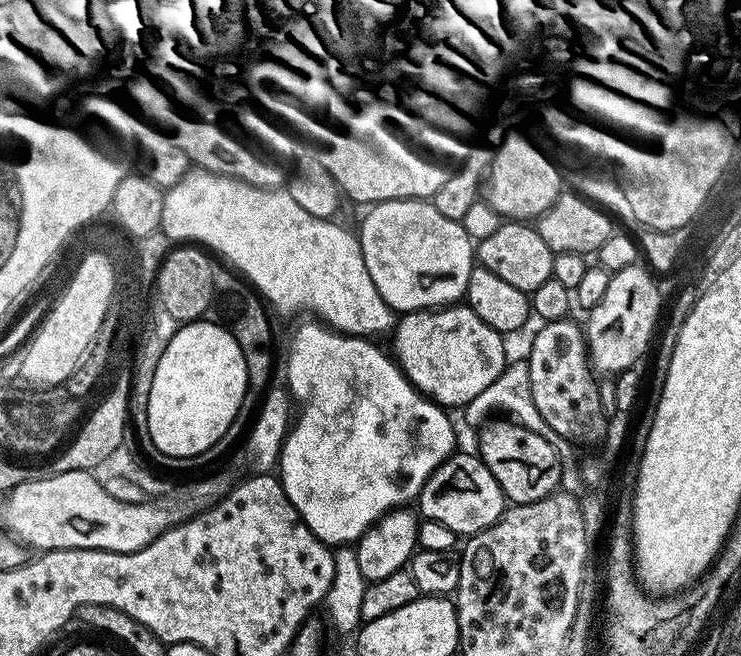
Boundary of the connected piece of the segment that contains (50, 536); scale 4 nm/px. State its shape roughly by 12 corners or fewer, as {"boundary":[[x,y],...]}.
{"boundary":[[88,470],[7,493],[3,527],[40,552],[137,552],[183,521]]}

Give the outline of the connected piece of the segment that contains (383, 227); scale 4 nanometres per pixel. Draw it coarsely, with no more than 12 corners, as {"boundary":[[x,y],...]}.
{"boundary":[[424,198],[381,200],[358,227],[400,314],[465,299],[474,241]]}

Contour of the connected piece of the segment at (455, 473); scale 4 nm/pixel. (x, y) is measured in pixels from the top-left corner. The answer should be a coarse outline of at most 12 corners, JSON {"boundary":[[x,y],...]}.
{"boundary":[[479,455],[430,474],[423,519],[467,538],[498,522],[506,497]]}

